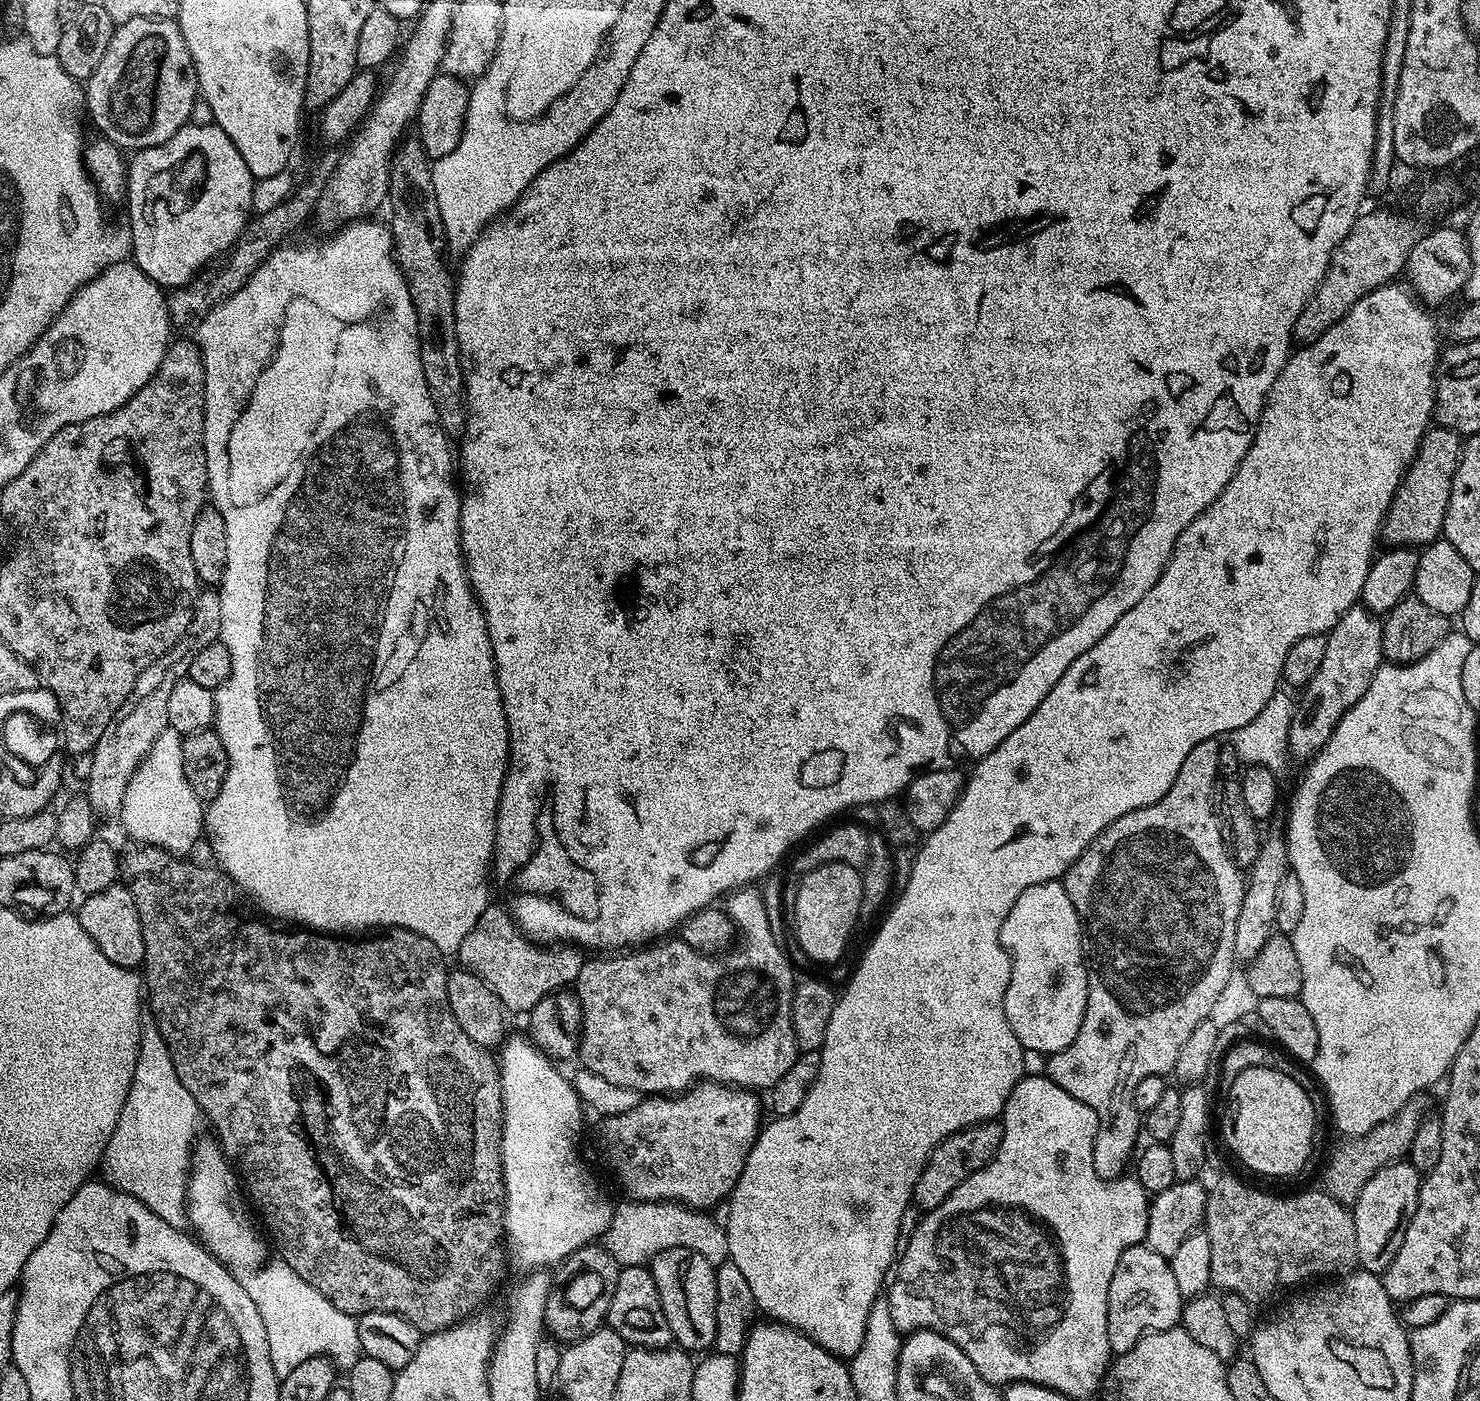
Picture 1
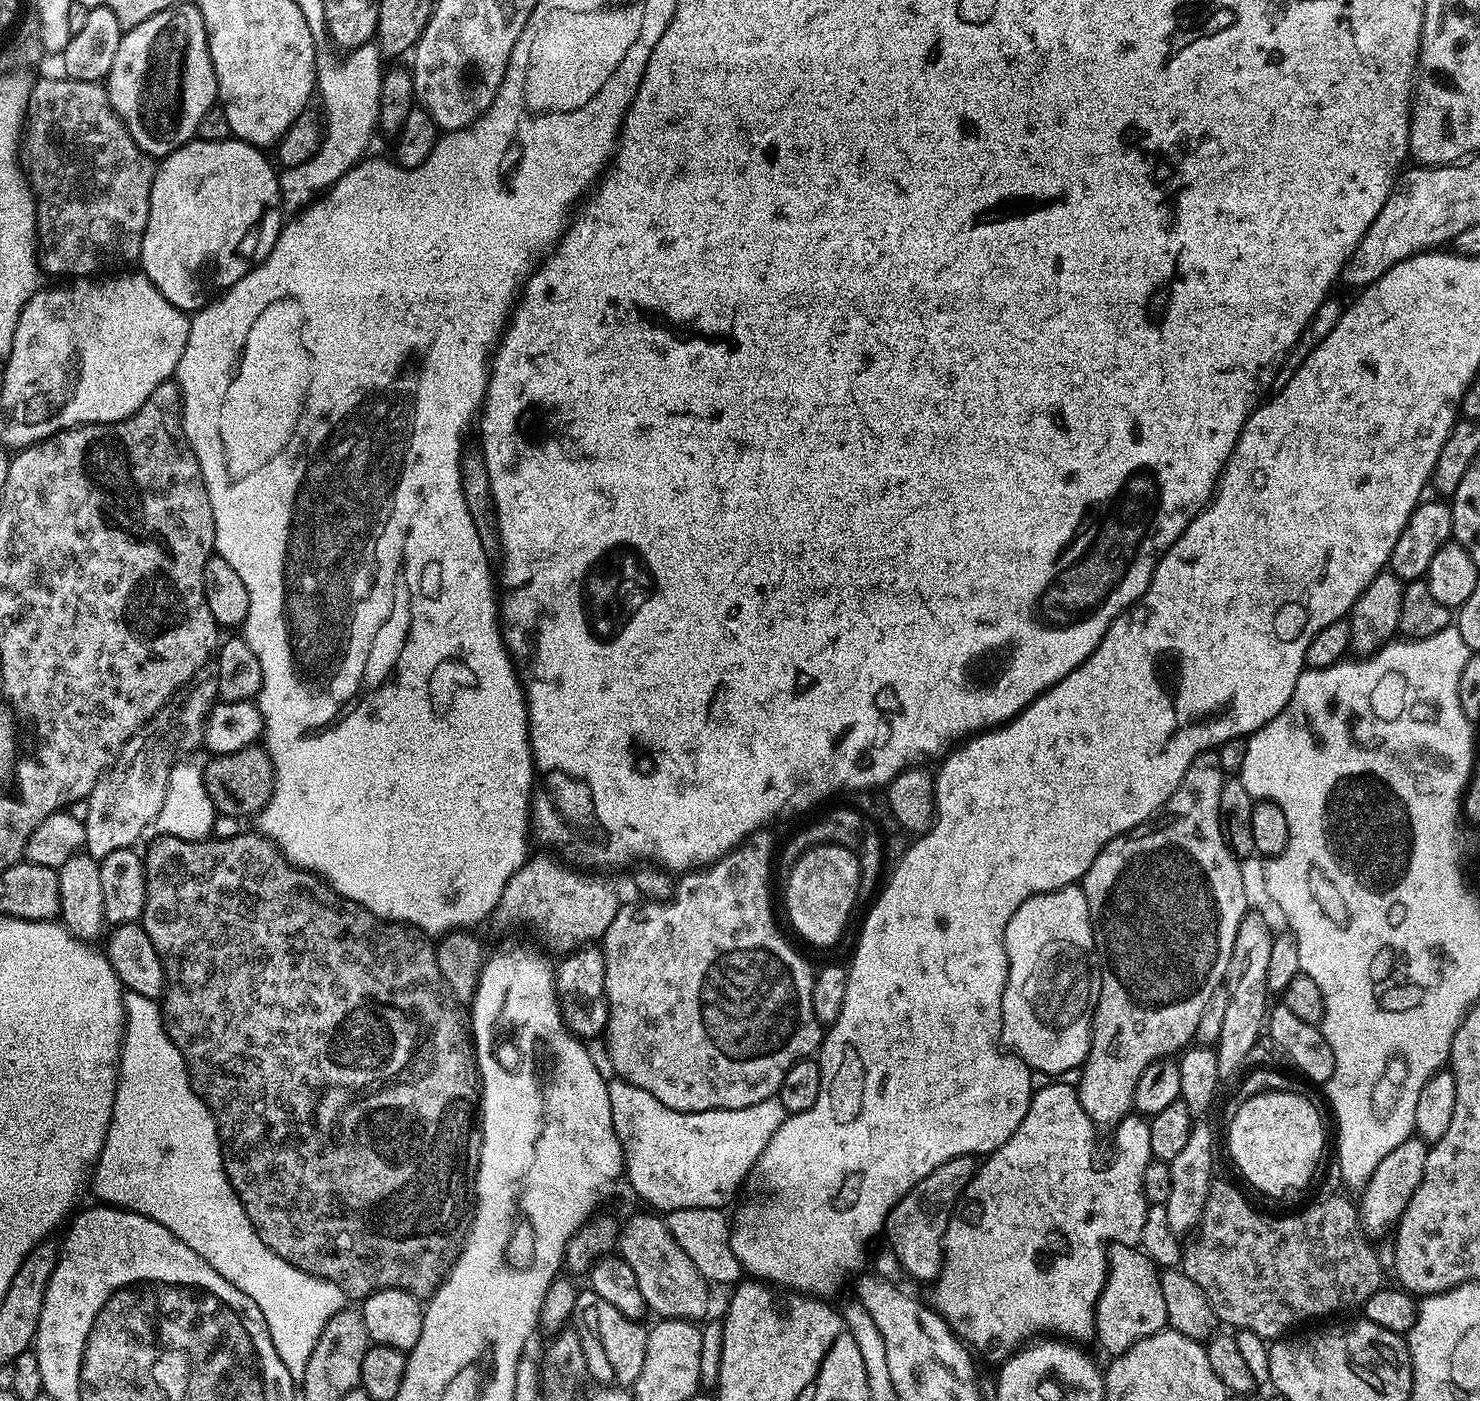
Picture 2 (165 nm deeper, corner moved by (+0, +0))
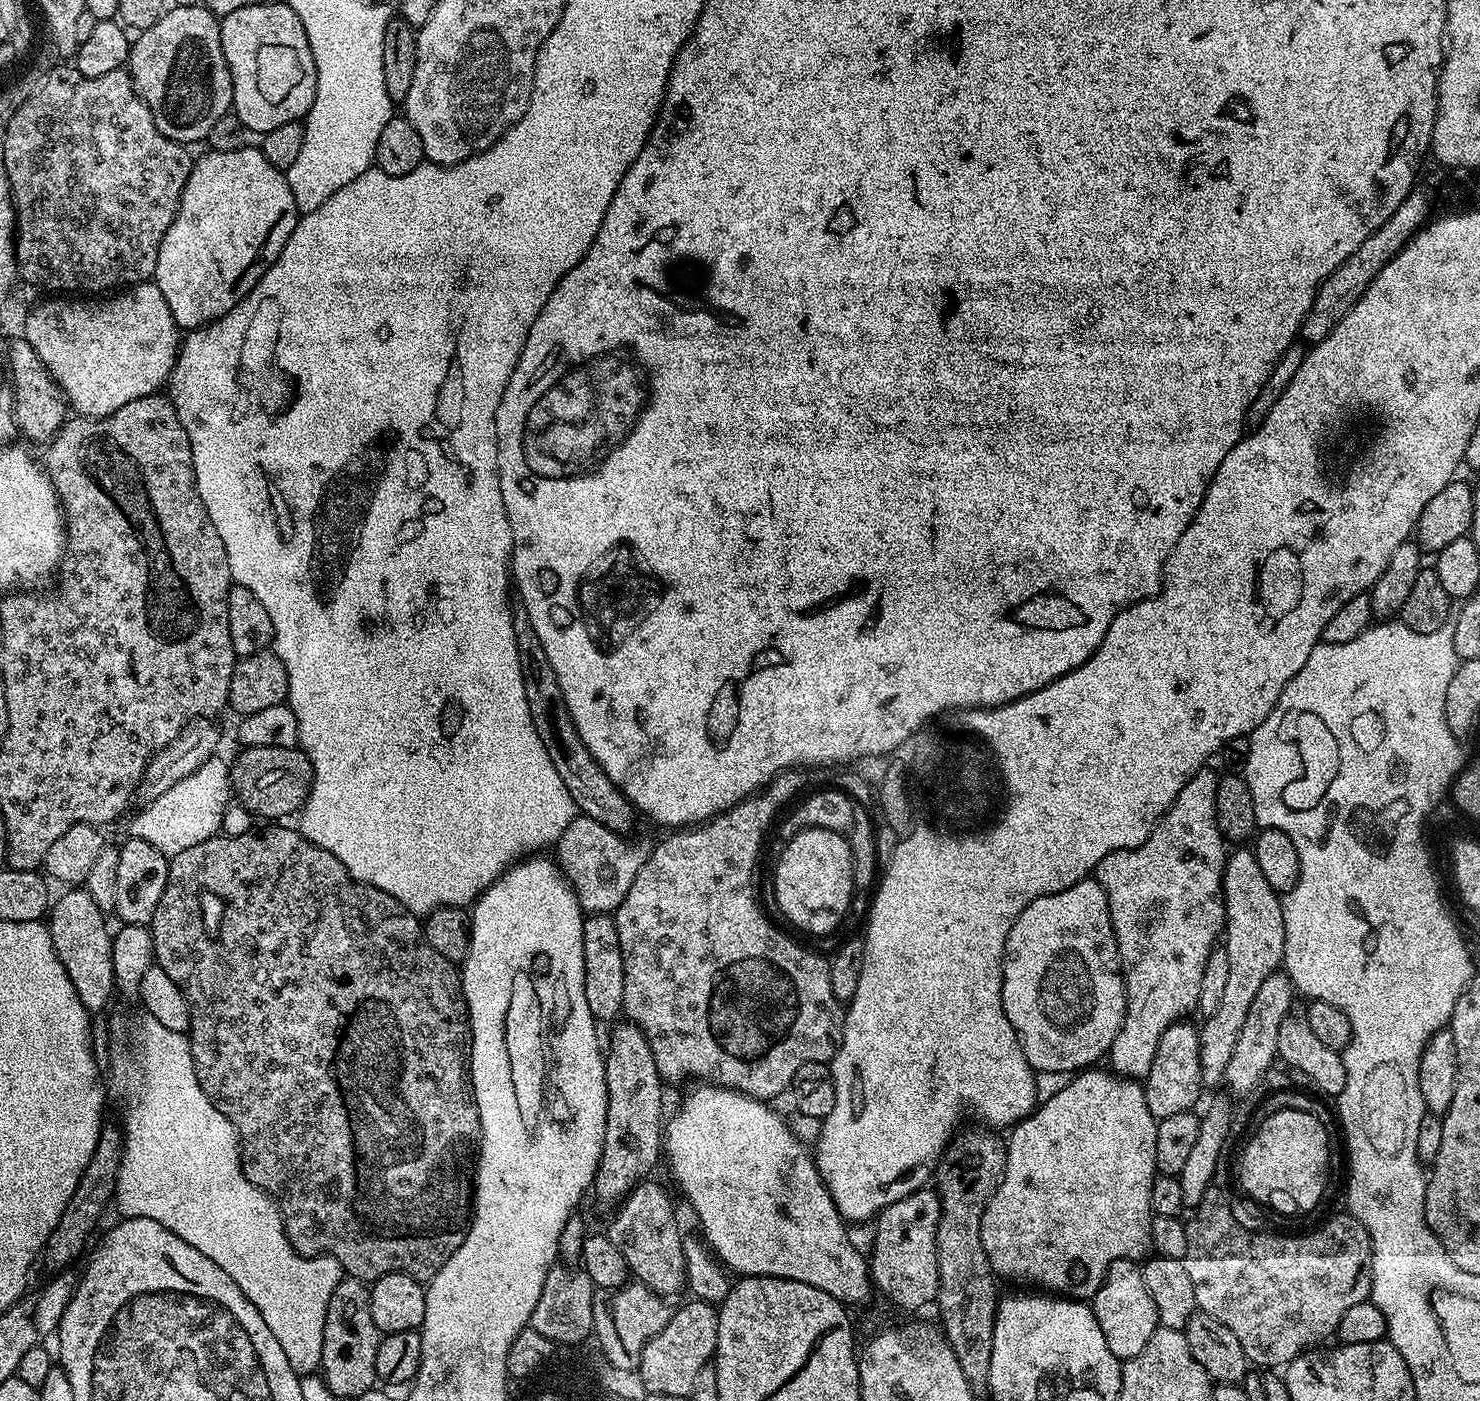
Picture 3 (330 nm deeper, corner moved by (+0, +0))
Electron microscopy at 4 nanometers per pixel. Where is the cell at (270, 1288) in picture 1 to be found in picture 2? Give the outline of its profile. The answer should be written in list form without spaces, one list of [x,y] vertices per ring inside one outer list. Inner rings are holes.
[[[127,991],[124,995],[123,1006],[125,1014],[124,1040],[120,1049],[120,1070],[116,1077],[114,1110],[100,1157],[96,1159],[95,1169],[90,1177],[90,1192],[92,1188],[93,1194],[100,1199],[97,1201],[103,1202],[105,1205],[124,1208],[127,1212],[137,1212],[166,1226],[166,1230],[170,1230],[170,1234],[174,1234],[174,1238],[186,1242],[186,1246],[190,1246],[190,1250],[194,1250],[194,1254],[198,1254],[206,1262],[210,1262],[210,1266],[214,1266],[214,1270],[218,1270],[218,1274],[222,1274],[222,1278],[226,1278],[226,1282],[234,1282],[234,1286],[238,1286],[238,1290],[242,1290],[242,1294],[246,1294],[246,1298],[254,1298],[254,1306],[258,1306],[258,1310],[262,1310],[262,1318],[266,1318],[266,1326],[270,1330],[270,1342],[274,1342],[274,1350],[278,1350],[278,1358],[282,1358],[282,1366],[286,1366],[286,1370],[290,1370],[290,1378],[293,1382],[303,1381],[306,1374],[306,1362],[310,1362],[310,1354],[314,1354],[314,1346],[318,1346],[318,1338],[322,1338],[322,1330],[326,1330],[326,1322],[330,1322],[330,1318],[334,1318],[334,1314],[338,1314],[346,1307],[344,1291],[328,1280],[320,1280],[317,1276],[311,1276],[290,1266],[290,1262],[278,1258],[278,1254],[274,1254],[274,1250],[270,1250],[266,1246],[266,1242],[262,1242],[262,1238],[254,1230],[238,1194],[233,1190],[231,1182],[228,1181],[228,1175],[224,1169],[224,1156],[220,1153],[220,1136],[216,1132],[216,1119],[212,1117],[212,1111],[200,1100],[200,1095],[192,1089],[192,1083],[188,1080],[188,1068],[184,1064],[181,1051],[174,1046],[174,1042],[170,1041],[165,1032],[161,1005],[156,1000],[146,998],[145,995]]]

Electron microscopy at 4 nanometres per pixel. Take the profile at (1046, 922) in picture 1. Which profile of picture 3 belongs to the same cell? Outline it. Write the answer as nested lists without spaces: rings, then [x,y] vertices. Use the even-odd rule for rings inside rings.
[[[1085,878],[1066,890],[1058,890],[1054,894],[1046,894],[1045,896],[1034,898],[1034,902],[1030,902],[1030,906],[1026,906],[1026,910],[1022,910],[1022,914],[1018,914],[1018,918],[1006,938],[1006,946],[1004,947],[1002,1006],[1004,1007],[1006,1018],[1010,1018],[1010,1026],[1014,1026],[1014,1030],[1018,1034],[1020,1045],[1026,1054],[1028,1064],[1037,1073],[1066,1072],[1072,1074],[1077,1070],[1084,1070],[1089,1066],[1095,1065],[1092,1064],[1095,1060],[1103,1061],[1107,1057],[1108,1050],[1111,1048],[1118,1030],[1124,1024],[1126,994],[1124,993],[1124,973],[1120,966],[1120,955],[1116,952],[1116,939],[1114,938],[1112,923],[1110,922],[1106,894],[1095,878]]]

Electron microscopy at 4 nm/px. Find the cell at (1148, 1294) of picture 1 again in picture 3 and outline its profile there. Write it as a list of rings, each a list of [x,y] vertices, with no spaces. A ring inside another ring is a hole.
[[[1115,1260],[1112,1263],[1106,1270],[1100,1288],[1091,1297],[1090,1307],[1094,1318],[1098,1318],[1098,1326],[1102,1326],[1102,1338],[1106,1338],[1110,1354],[1122,1362],[1134,1358],[1142,1351],[1142,1346],[1150,1342],[1160,1323],[1154,1298],[1150,1298],[1150,1290],[1146,1290],[1141,1265],[1135,1260]]]

